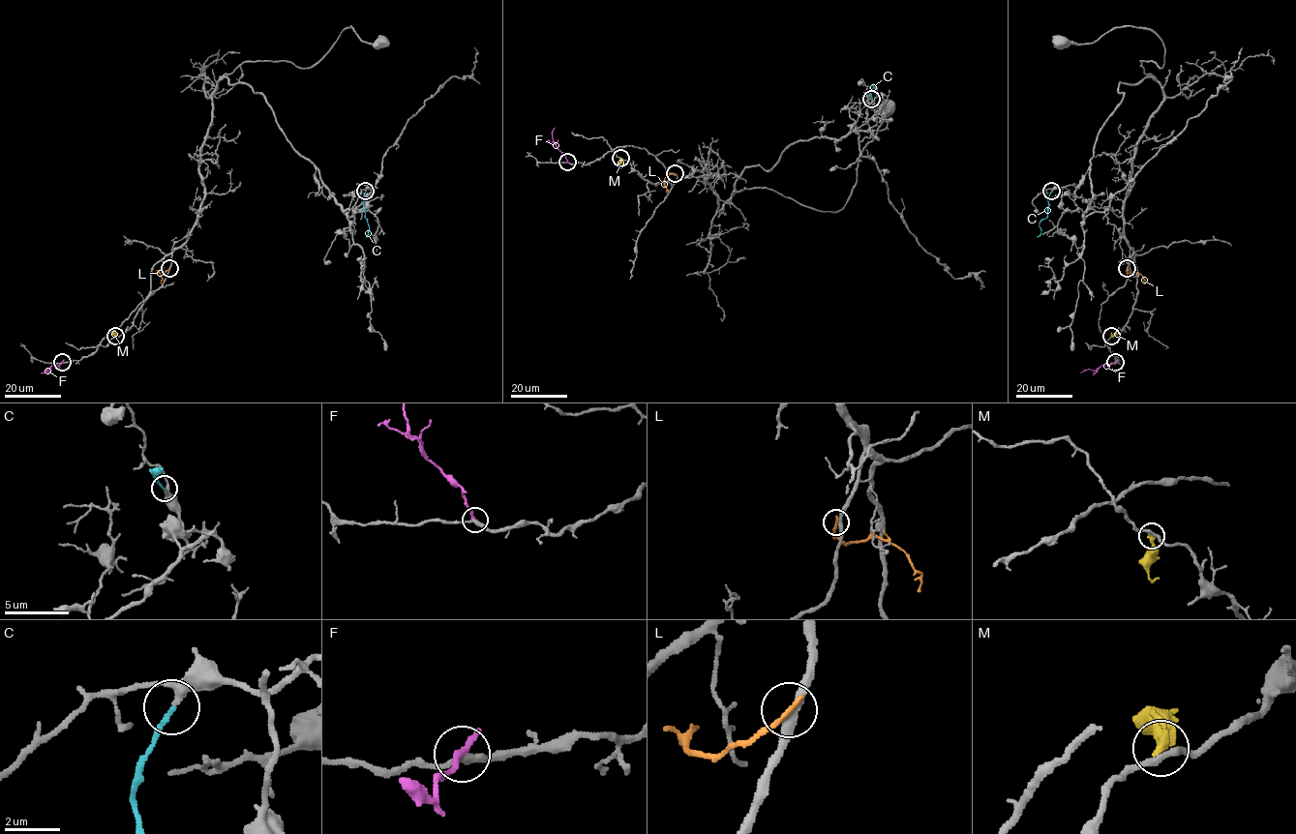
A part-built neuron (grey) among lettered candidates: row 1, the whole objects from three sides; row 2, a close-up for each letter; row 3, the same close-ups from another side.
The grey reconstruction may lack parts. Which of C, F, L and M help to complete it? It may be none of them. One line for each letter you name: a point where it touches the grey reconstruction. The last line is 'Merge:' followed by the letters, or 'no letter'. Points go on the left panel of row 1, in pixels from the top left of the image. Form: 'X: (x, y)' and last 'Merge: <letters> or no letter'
C: (365, 191)
Merge: C

